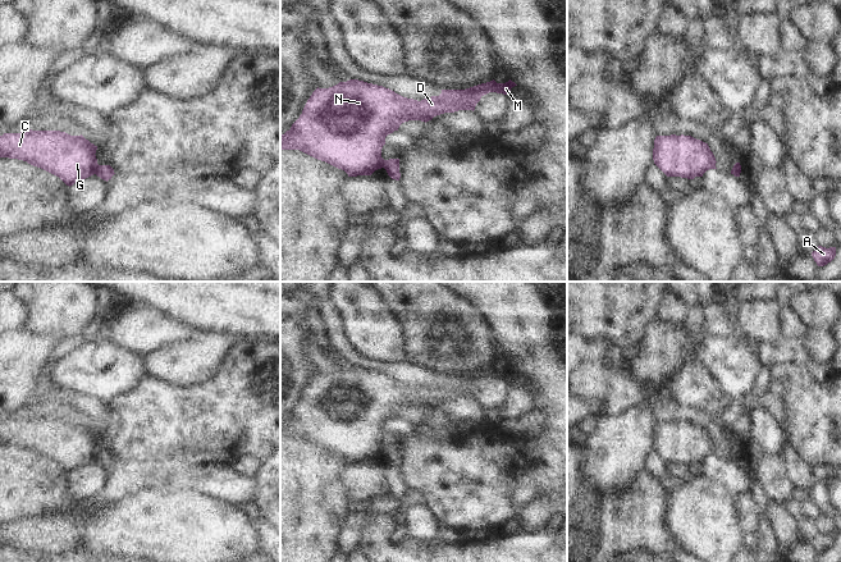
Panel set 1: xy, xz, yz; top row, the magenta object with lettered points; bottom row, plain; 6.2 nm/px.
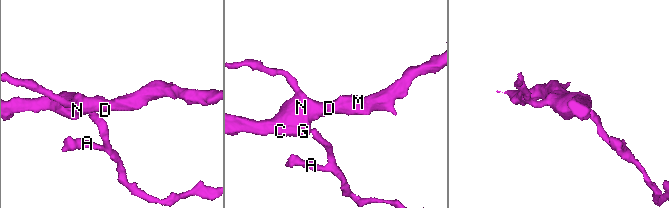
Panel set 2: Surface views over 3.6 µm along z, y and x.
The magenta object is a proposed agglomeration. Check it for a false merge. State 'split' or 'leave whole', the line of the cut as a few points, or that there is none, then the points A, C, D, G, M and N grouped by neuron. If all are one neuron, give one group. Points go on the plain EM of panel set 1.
split; cut in xy along (99, 452), (94, 460); A / C D G M N

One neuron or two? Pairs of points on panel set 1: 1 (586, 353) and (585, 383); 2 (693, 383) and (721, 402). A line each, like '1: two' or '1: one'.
1: two
2: one

